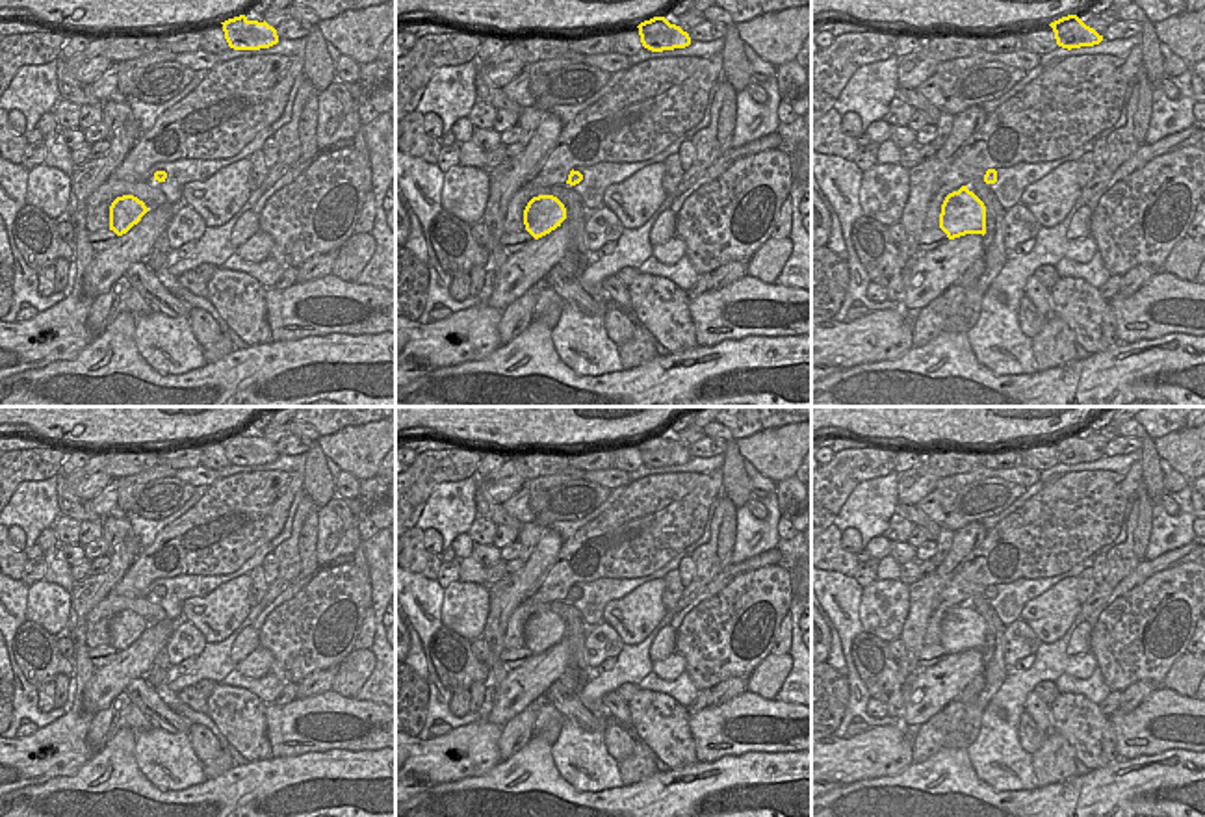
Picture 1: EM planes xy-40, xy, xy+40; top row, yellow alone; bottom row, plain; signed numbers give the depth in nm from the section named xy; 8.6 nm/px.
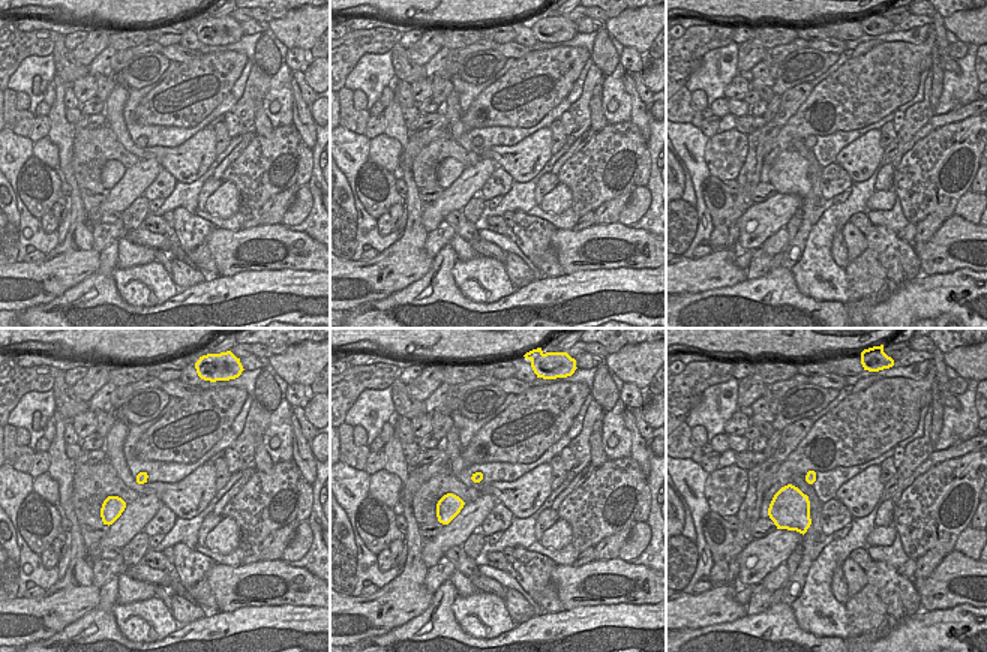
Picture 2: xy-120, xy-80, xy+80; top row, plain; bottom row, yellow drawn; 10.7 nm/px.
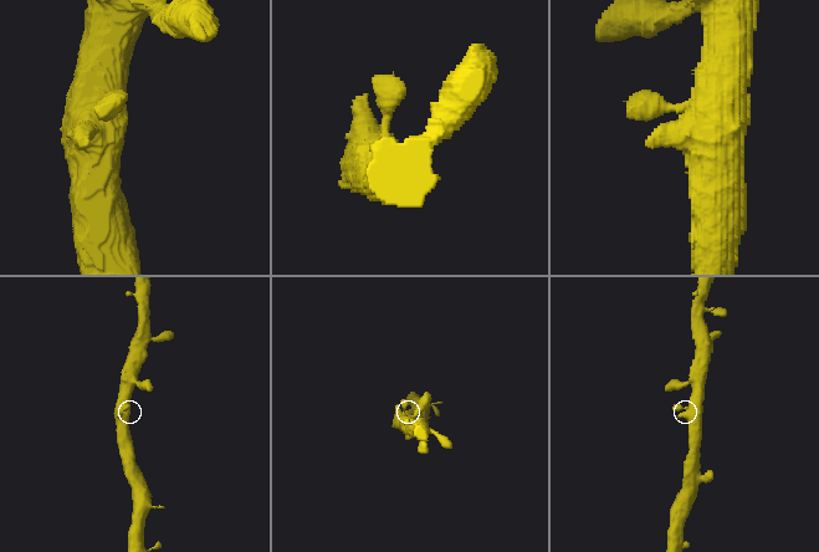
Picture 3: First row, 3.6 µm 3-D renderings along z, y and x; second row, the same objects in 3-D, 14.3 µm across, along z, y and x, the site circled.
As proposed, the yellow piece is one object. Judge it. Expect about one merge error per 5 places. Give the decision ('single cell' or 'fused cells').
single cell

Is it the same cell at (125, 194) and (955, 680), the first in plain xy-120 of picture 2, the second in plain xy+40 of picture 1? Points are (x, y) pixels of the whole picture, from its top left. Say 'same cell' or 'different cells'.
same cell

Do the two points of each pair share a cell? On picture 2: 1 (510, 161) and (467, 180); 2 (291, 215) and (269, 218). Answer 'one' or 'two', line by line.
1: two
2: two

